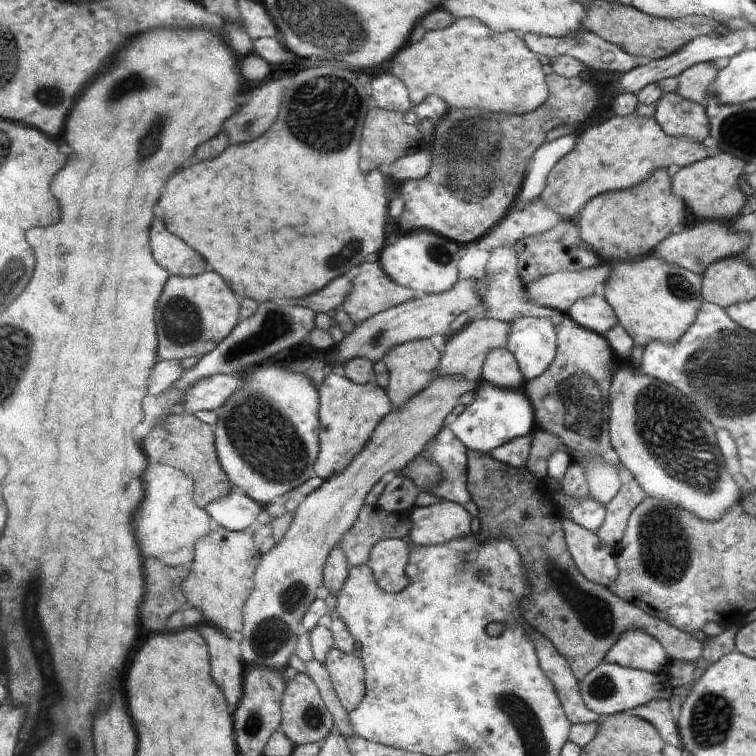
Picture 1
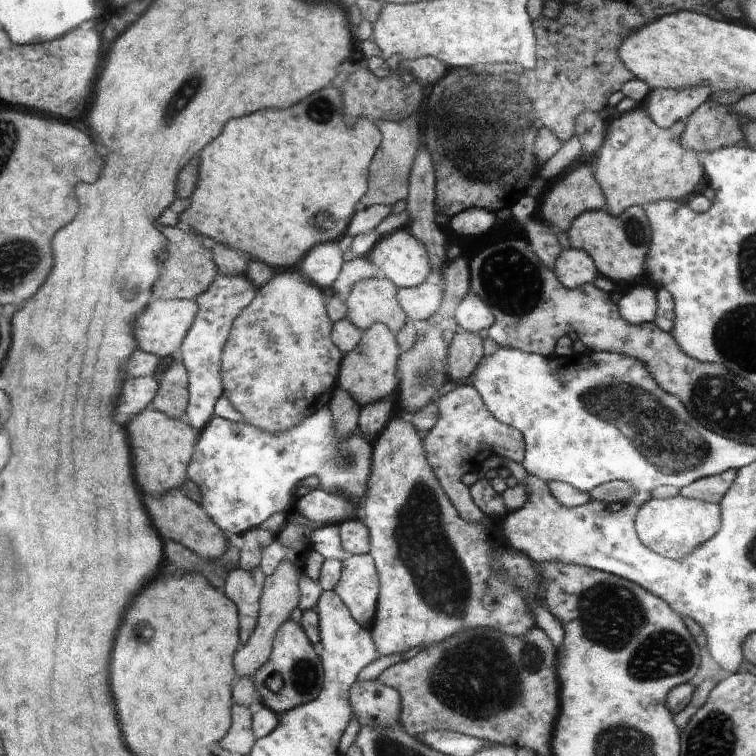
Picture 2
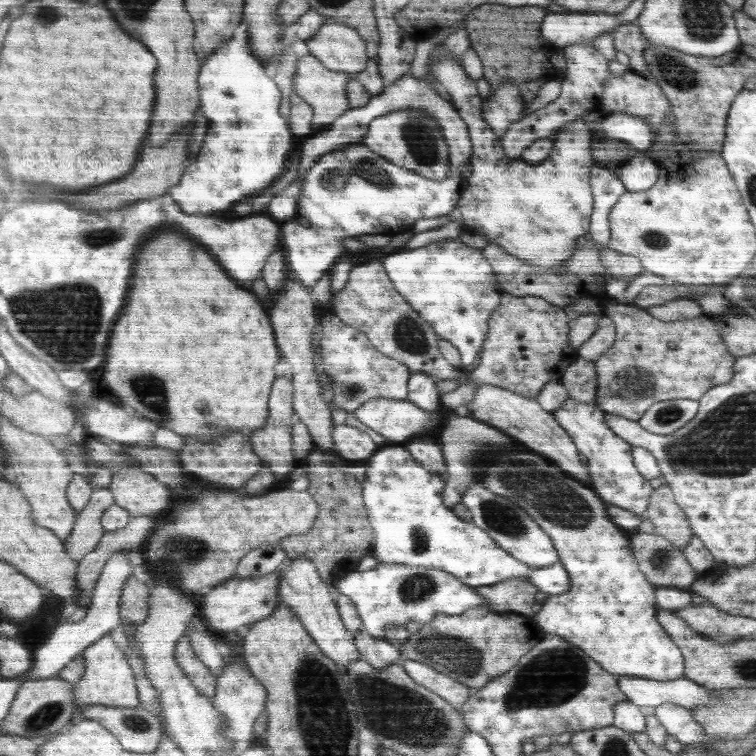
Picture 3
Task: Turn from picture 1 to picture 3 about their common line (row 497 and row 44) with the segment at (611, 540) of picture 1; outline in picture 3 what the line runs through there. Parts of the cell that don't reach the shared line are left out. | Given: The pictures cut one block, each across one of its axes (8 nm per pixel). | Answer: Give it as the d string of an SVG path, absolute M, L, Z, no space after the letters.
M624 21L618 28L612 30L614 35L616 50L626 53L630 58L630 68L640 76L650 76L648 63L644 59L647 41L640 32L638 25L634 21Z

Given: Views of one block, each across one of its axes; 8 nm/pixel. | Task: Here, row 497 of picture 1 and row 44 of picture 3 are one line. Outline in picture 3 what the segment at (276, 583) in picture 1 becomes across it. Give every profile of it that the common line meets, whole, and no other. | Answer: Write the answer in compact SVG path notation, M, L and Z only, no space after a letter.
M327 18L325 24L306 40L309 53L318 57L324 67L357 73L367 68L367 41L356 29Z

